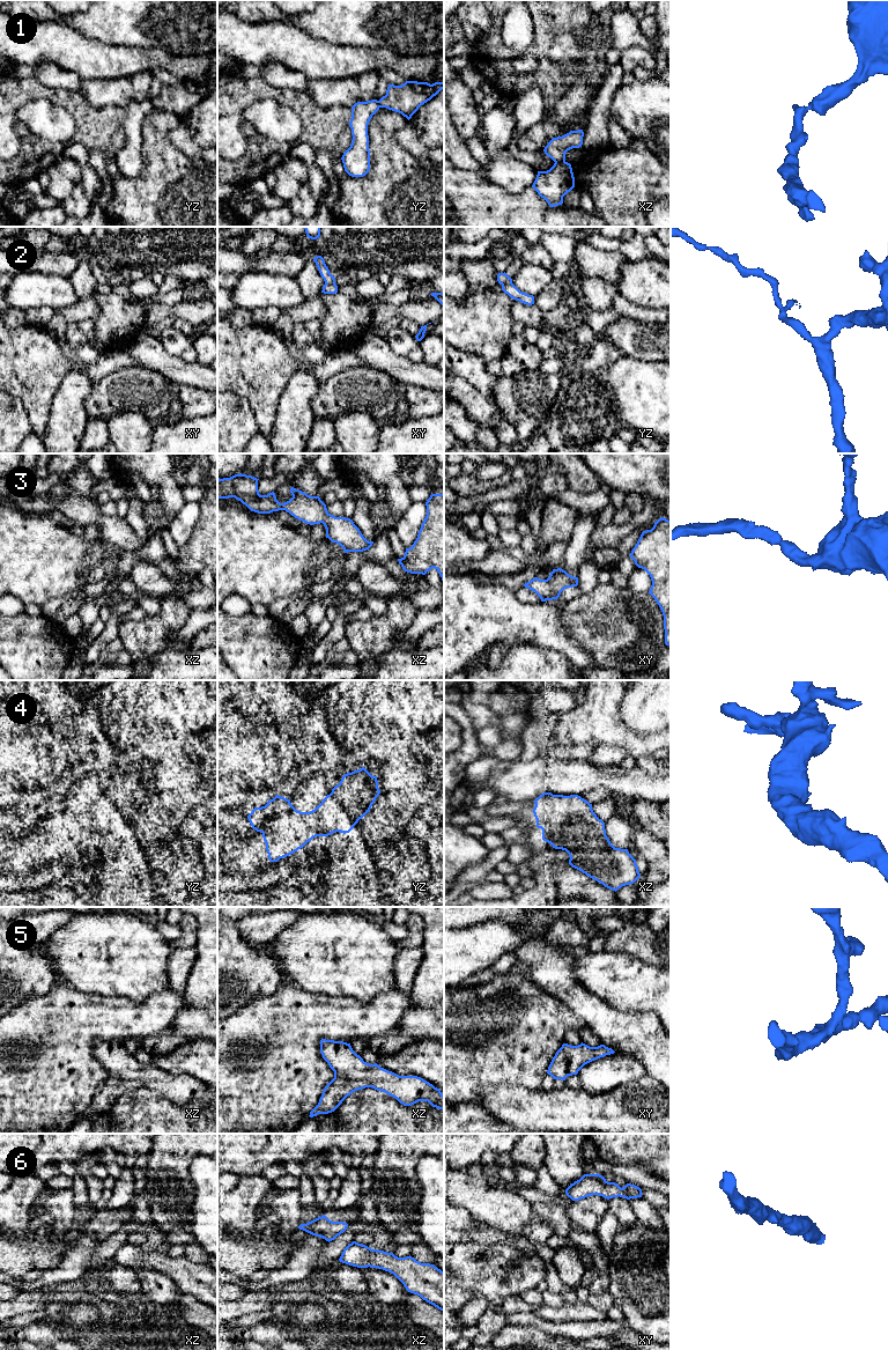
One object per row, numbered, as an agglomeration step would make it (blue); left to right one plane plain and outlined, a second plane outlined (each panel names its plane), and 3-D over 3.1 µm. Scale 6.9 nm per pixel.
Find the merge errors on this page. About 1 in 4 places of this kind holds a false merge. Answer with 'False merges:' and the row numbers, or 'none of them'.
False merges: 1, 2

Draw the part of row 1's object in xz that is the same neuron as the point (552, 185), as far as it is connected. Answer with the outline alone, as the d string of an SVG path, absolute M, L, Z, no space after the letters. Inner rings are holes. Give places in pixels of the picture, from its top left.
M556 162L547 171L538 171L532 187L550 207L563 204L563 197L575 187L571 164Z

